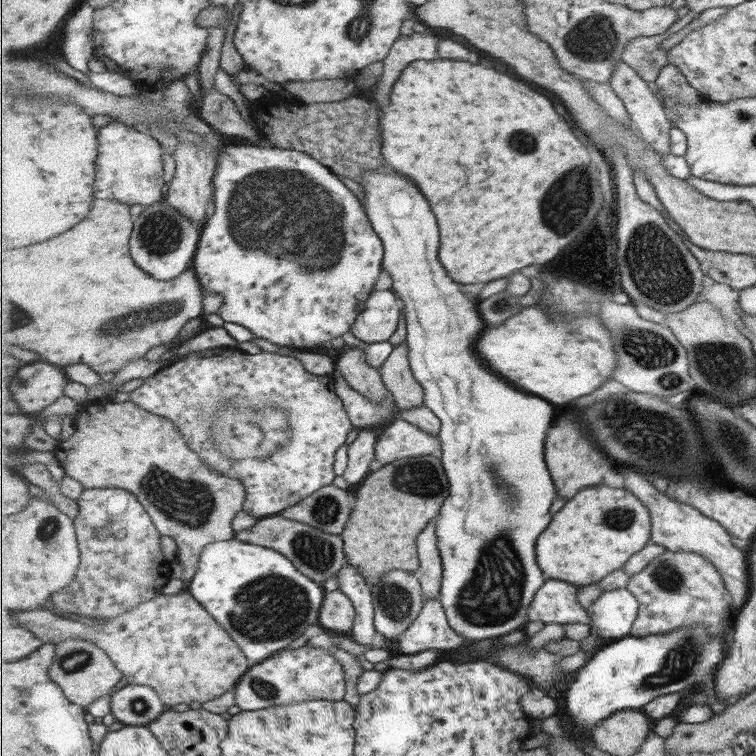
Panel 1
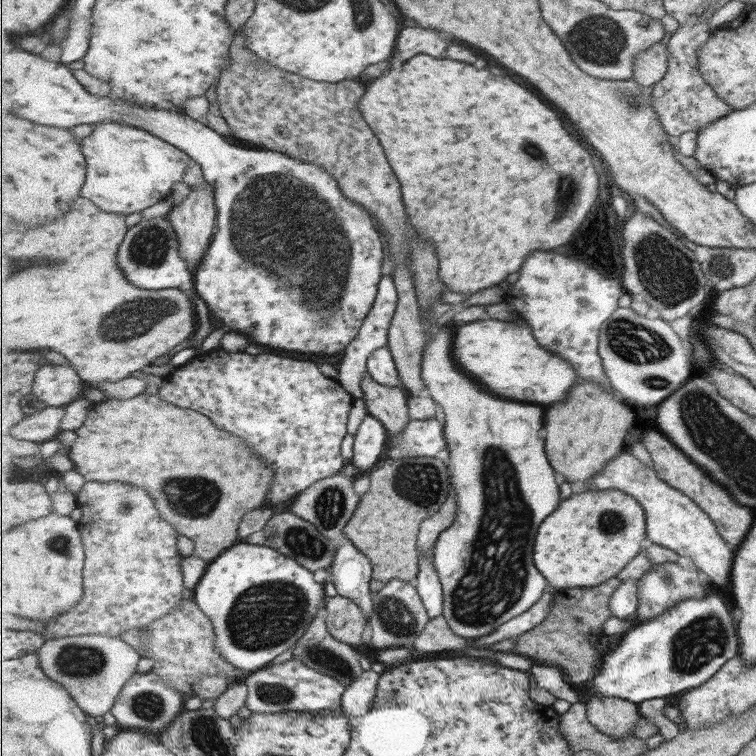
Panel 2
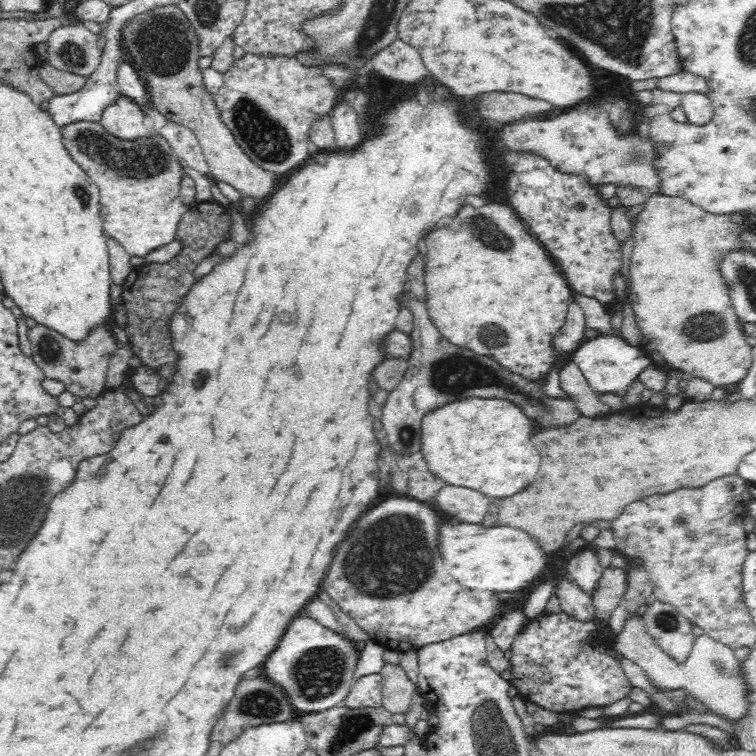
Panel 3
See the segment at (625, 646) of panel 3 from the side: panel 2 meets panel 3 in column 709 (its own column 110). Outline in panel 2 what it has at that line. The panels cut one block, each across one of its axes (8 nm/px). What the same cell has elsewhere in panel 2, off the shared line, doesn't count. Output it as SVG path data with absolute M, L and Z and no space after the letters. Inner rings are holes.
M98 634L49 638L38 653L47 676L70 690L70 696L79 707L95 718L111 712L123 687L136 673L141 657L135 647L120 637Z

